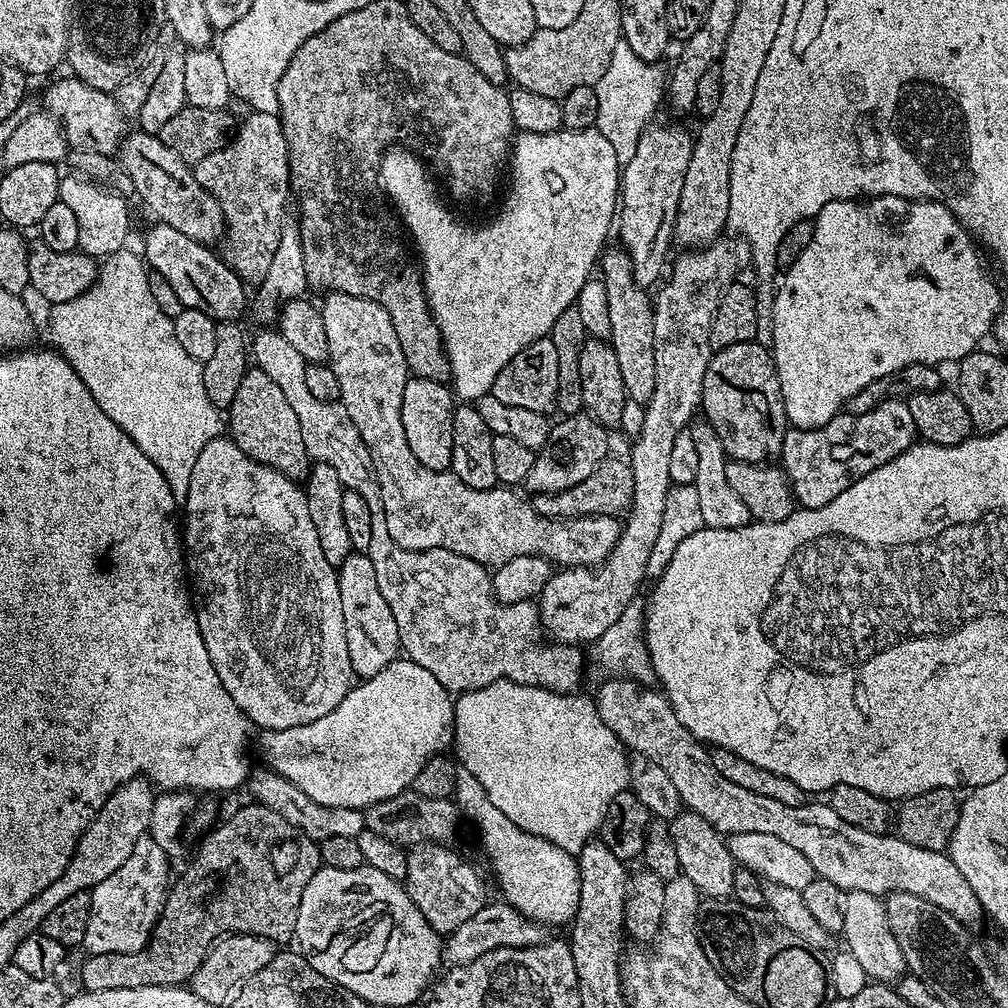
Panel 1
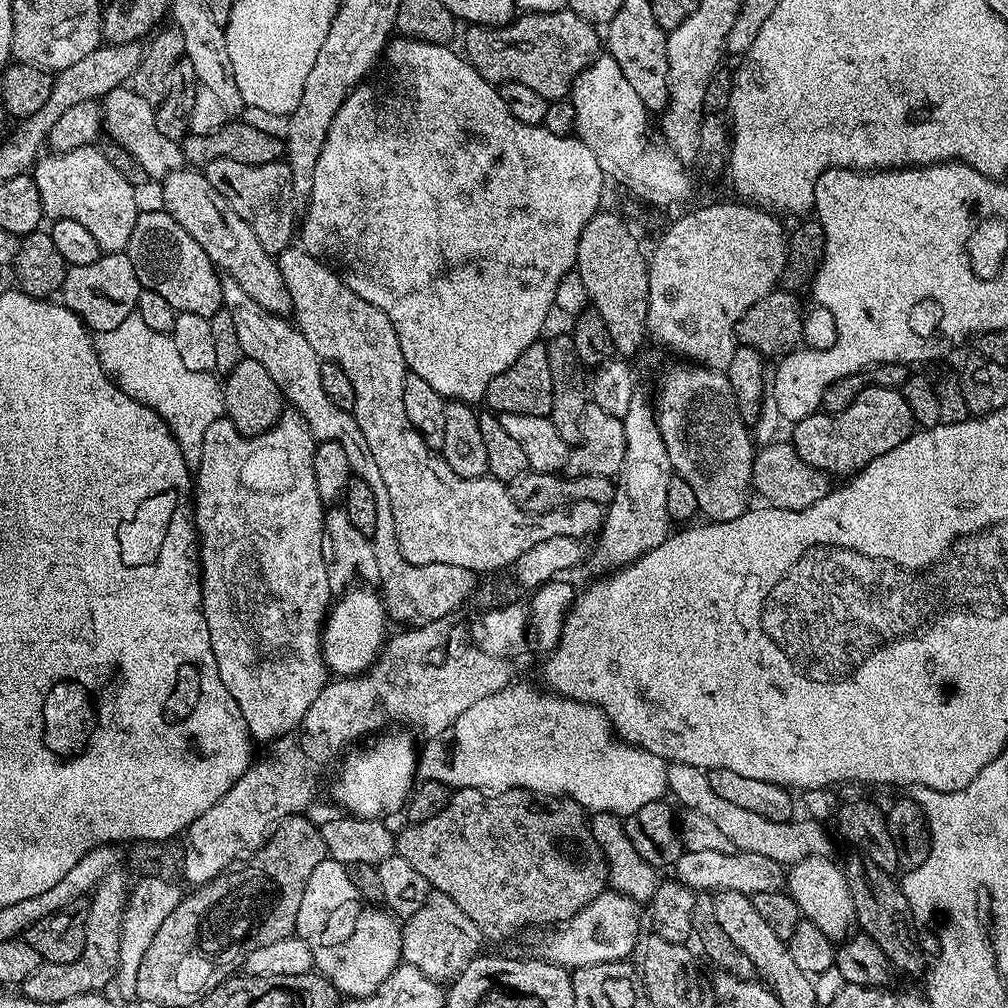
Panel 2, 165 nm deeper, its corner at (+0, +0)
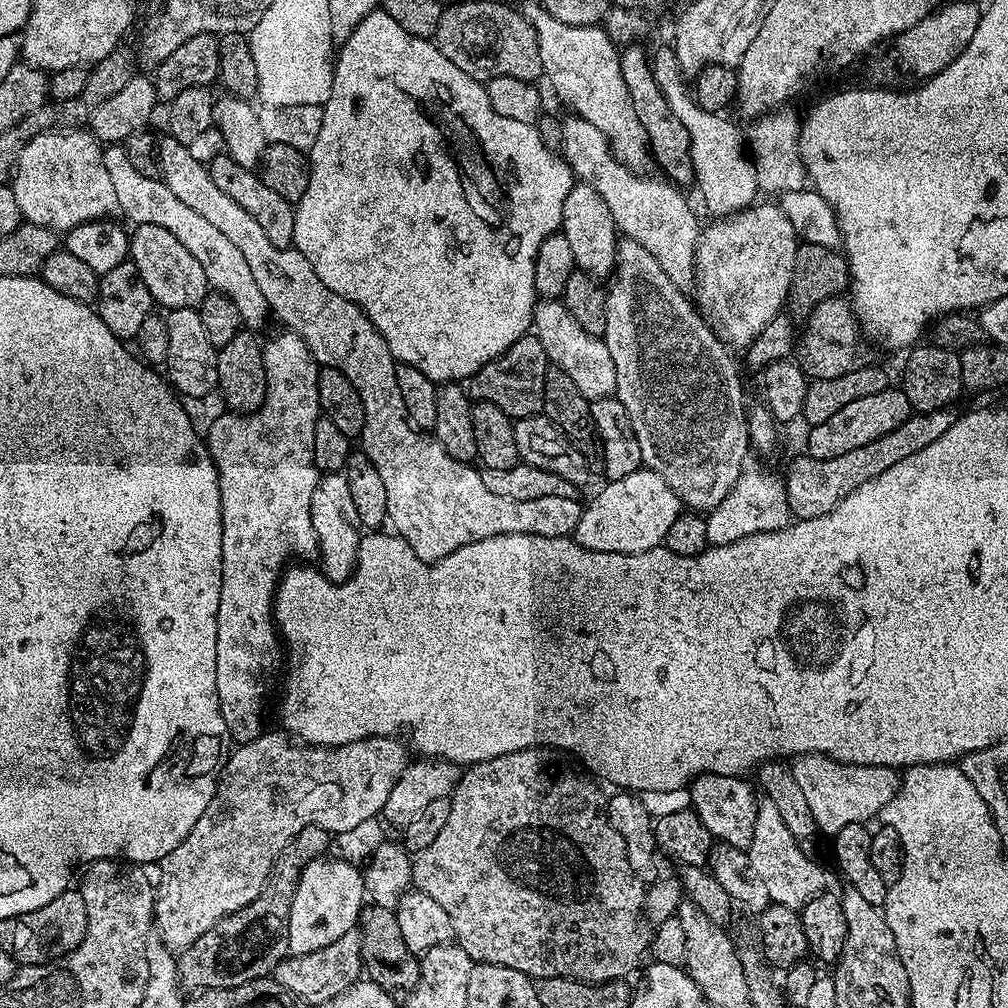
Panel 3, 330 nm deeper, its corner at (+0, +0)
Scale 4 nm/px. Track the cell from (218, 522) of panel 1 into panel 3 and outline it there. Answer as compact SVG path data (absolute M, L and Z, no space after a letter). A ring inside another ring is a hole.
M280 330L273 340L265 339L262 344L264 350L264 365L266 366L266 398L264 405L257 412L247 414L226 414L210 426L206 434L208 453L218 476L218 490L222 512L222 590L218 594L218 654L216 655L216 685L218 686L218 706L222 719L226 721L229 737L237 745L254 742L260 733L265 731L264 724L264 695L276 676L276 671L282 668L282 641L276 630L276 621L272 614L272 605L276 599L276 588L280 585L280 577L289 562L295 556L308 556L316 552L316 535L314 525L310 522L310 494L314 494L318 483L318 473L314 462L314 430L316 423L322 419L320 403L318 402L318 374L321 365L316 363L310 354L306 342L297 332Z

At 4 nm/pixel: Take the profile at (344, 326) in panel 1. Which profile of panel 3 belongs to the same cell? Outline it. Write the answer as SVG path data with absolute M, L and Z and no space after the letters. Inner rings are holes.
M165 135L163 139L161 139L158 144L158 155L160 157L160 176L164 184L170 186L170 191L172 191L185 206L190 206L190 210L195 210L196 213L202 214L202 218L206 218L221 234L226 234L226 238L230 238L230 242L234 242L234 246L238 246L238 251L242 253L242 258L246 258L246 262L250 266L250 271L254 273L254 278L258 281L258 287L262 289L262 295L266 297L271 315L273 317L277 316L277 318L284 323L281 325L283 325L287 331L297 332L297 334L300 335L302 342L306 342L306 346L310 350L310 354L315 358L316 363L326 368L337 368L339 372L346 374L346 378L350 378L350 382L354 382L354 390L358 390L358 394L362 398L362 410L364 411L364 429L358 440L359 443L364 443L361 444L362 451L368 455L370 462L374 462L374 466L378 469L378 474L382 477L382 482L386 485L387 523L389 525L393 524L391 527L394 529L395 535L401 536L410 546L410 550L414 550L414 554L418 554L418 558L422 558L428 564L433 564L436 560L446 558L446 554L454 554L454 550L458 550L470 542L478 542L482 538L494 538L498 534L538 534L546 538L558 538L559 536L572 536L573 533L575 533L576 527L578 526L578 518L582 518L582 514L584 513L579 499L530 498L530 502L518 502L510 498L502 498L502 494L493 494L492 491L489 490L486 486L486 482L482 482L480 472L477 471L472 464L463 464L454 458L450 458L450 454L446 454L446 450L442 450L442 446L435 438L413 427L413 425L409 423L408 415L406 414L406 406L402 406L402 390L398 390L398 378L396 377L396 365L398 362L390 354L390 350L386 346L382 334L378 334L378 330L372 327L368 315L354 302L350 302L346 298L334 294L334 290L322 286L322 278L318 278L318 274L314 274L314 266L310 266L310 262L306 262L304 255L297 252L295 247L279 248L278 246L274 246L270 242L270 238L266 238L262 226L258 226L258 222L254 222L254 218L250 218L250 214L246 214L246 210L242 210L242 206L238 206L238 202L234 202L234 198L230 198L230 194L222 194L222 190L218 190L218 186L214 186L214 178L210 178L208 165L198 162L198 158L193 158L187 144L178 142L173 136L169 135Z

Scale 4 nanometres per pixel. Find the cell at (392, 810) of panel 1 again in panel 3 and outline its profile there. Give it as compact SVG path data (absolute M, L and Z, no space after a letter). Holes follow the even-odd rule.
M527 748L465 767L450 793L450 815L446 817L446 826L442 826L438 838L434 838L426 850L412 856L412 884L419 891L430 894L430 898L434 898L434 902L450 914L455 943L466 950L475 963L506 966L532 977L536 982L546 978L570 978L583 984L608 984L612 980L624 980L636 967L641 967L640 959L644 952L646 956L650 948L649 925L640 924L640 919L643 921L646 916L646 884L638 878L638 874L634 874L630 858L626 858L626 842L622 842L622 834L610 826L606 792L599 788L601 785L595 779L583 780L570 769L563 768L556 761L556 756L557 753L551 748Z

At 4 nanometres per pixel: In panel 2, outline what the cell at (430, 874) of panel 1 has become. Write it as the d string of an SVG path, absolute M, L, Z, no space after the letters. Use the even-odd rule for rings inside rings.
M437 891L428 895L418 914L403 921L400 930L400 955L403 963L422 970L422 974L437 982L455 980L460 971L481 951L480 943L482 937L478 926L470 922L458 902Z

